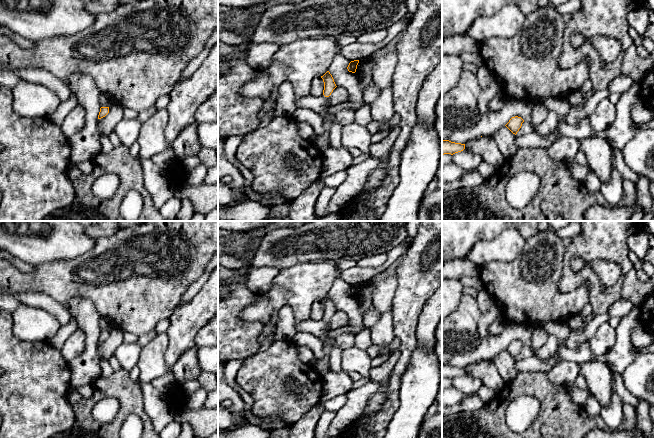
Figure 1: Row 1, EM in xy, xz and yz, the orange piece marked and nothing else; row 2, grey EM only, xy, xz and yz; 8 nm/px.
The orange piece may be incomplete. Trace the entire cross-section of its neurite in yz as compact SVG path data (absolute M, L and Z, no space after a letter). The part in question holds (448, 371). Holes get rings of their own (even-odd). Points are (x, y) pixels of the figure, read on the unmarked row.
M442 364L442 379L455 378L465 373L465 368L451 366L449 364Z

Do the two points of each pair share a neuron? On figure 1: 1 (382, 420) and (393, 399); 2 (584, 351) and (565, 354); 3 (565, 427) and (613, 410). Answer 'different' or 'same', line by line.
1: same
2: same
3: different

